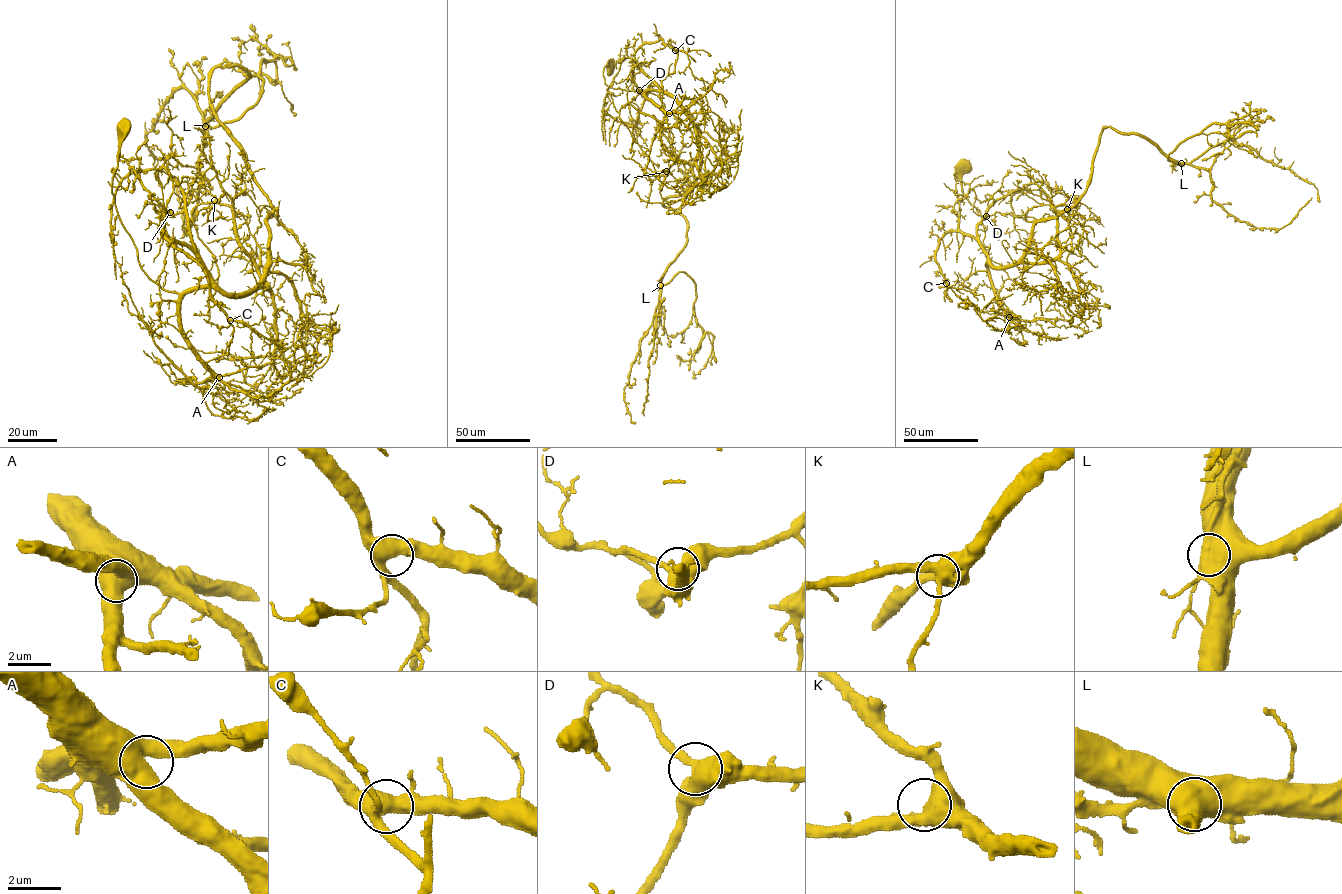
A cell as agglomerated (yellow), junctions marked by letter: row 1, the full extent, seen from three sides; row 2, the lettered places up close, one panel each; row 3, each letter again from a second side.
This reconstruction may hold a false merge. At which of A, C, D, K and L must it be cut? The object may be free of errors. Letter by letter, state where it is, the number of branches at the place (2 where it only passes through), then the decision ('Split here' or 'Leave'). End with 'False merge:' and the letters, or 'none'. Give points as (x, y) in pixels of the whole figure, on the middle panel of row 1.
A: Place: (669, 113). Branches: 3. Leave
C: Place: (675, 50). Branches: 3. Leave
D: Place: (639, 90). Branches: 3. Leave
K: Place: (666, 171). Branches: 3. Leave
L: Place: (660, 285). Branches: 3. Split here
False merge: L

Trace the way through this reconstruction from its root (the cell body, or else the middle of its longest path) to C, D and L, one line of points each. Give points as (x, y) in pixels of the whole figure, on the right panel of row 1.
C: (963, 165), (962, 190), (980, 212), (986, 266), (975, 239), (950, 231), (935, 255), (946, 283)
D: (963, 165), (962, 190), (980, 212), (986, 266), (986, 252), (977, 233), (978, 223), (986, 216)
L: (963, 165), (986, 266), (1011, 266), (1034, 225), (1069, 210), (1085, 189), (1103, 127), (1142, 134), (1181, 164)

